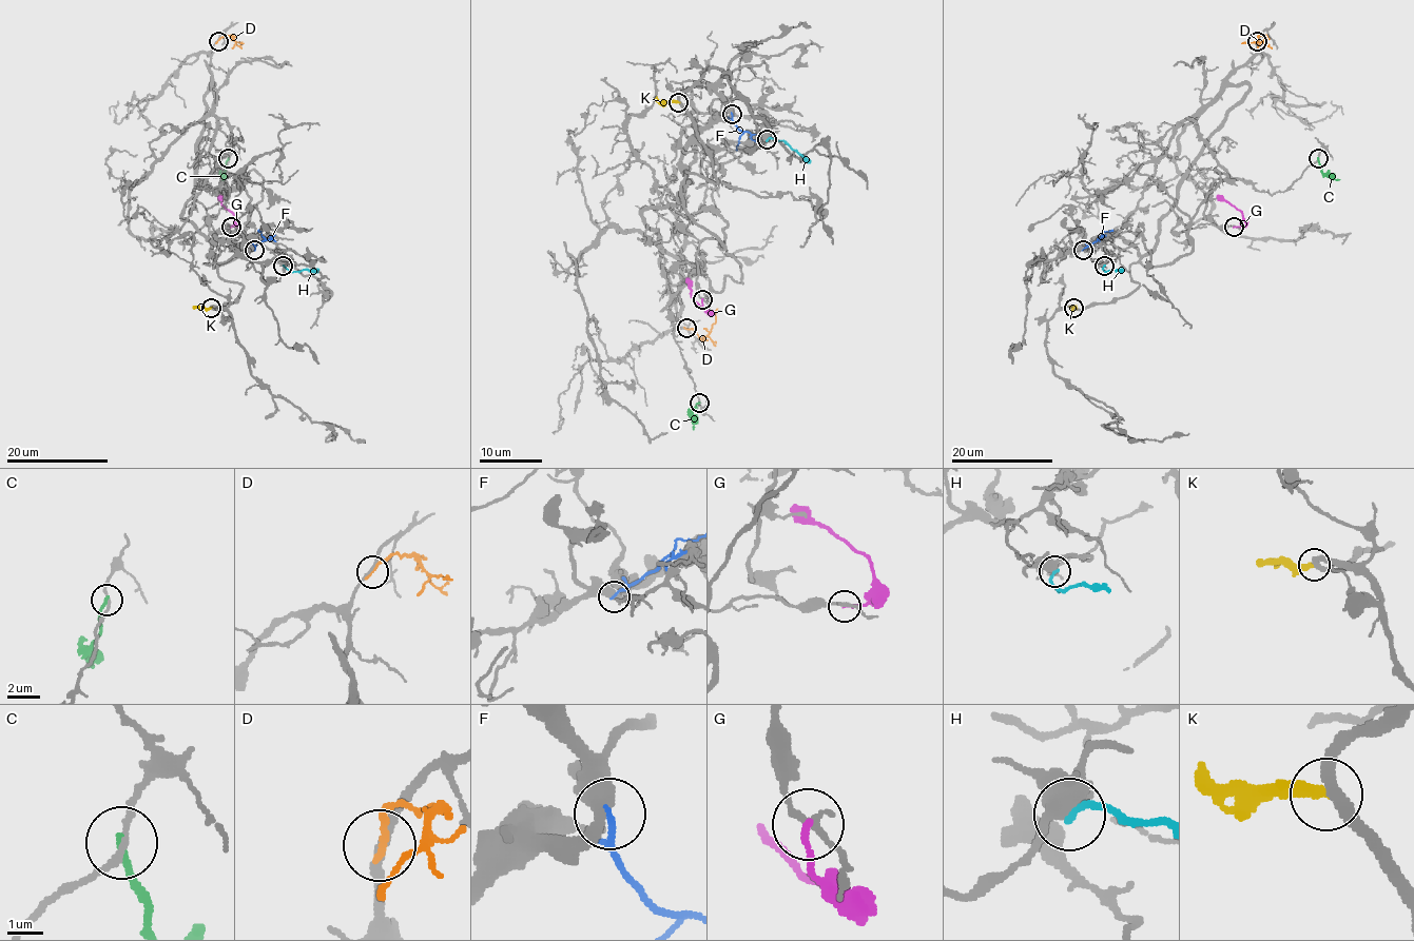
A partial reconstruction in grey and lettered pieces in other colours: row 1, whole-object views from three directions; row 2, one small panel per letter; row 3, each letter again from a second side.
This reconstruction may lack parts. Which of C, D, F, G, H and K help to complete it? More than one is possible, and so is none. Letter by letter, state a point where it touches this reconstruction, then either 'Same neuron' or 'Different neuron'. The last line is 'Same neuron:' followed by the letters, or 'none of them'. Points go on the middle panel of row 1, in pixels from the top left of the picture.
C: Touches grey at (699, 403). Different neuron
D: Touches grey at (686, 328). Different neuron
F: Touches grey at (732, 114). Different neuron
G: Touches grey at (702, 299). Different neuron
H: Touches grey at (767, 139). Different neuron
K: Touches grey at (678, 102). Different neuron
Same neuron: none of them

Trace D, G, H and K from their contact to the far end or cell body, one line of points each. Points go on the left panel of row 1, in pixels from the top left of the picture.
D: (217, 40), (224, 35), (243, 43)
G: (230, 227), (234, 222), (231, 213), (221, 203), (218, 195)
H: (284, 266), (289, 270), (317, 272)
K: (211, 308), (193, 306)

